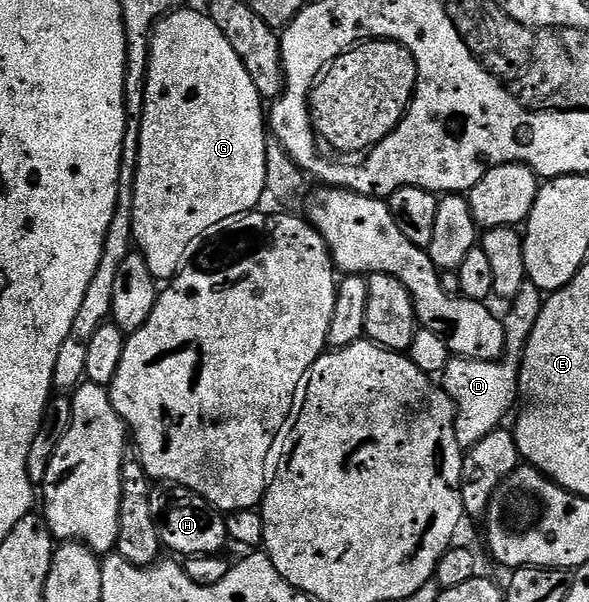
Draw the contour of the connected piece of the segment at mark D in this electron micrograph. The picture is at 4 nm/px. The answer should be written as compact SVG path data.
M531 280L520 286L520 294L509 301L510 313L504 316L506 326L506 352L501 360L463 360L452 358L440 378L440 387L449 394L454 403L454 425L456 438L463 449L472 447L480 438L488 438L497 428L503 427L506 415L515 407L519 399L518 370L522 366L522 351L526 349L532 326L540 318L543 292Z

